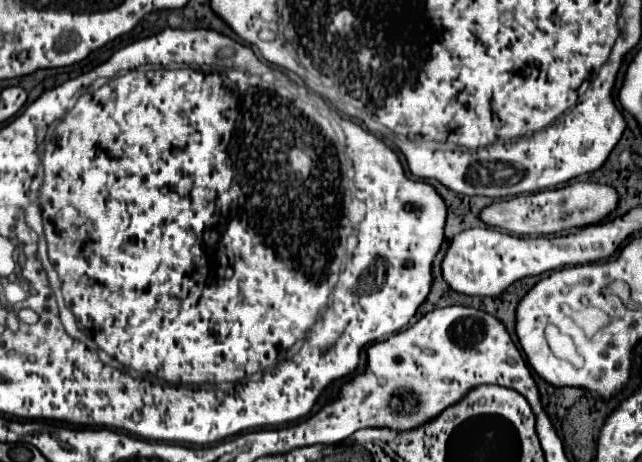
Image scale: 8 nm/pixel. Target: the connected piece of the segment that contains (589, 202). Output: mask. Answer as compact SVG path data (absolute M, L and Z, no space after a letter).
M575 182L563 188L543 190L535 194L515 196L511 200L493 202L479 212L479 220L491 228L501 228L513 234L555 234L569 228L589 226L593 222L601 222L607 214L615 210L619 196L613 188L595 182Z

